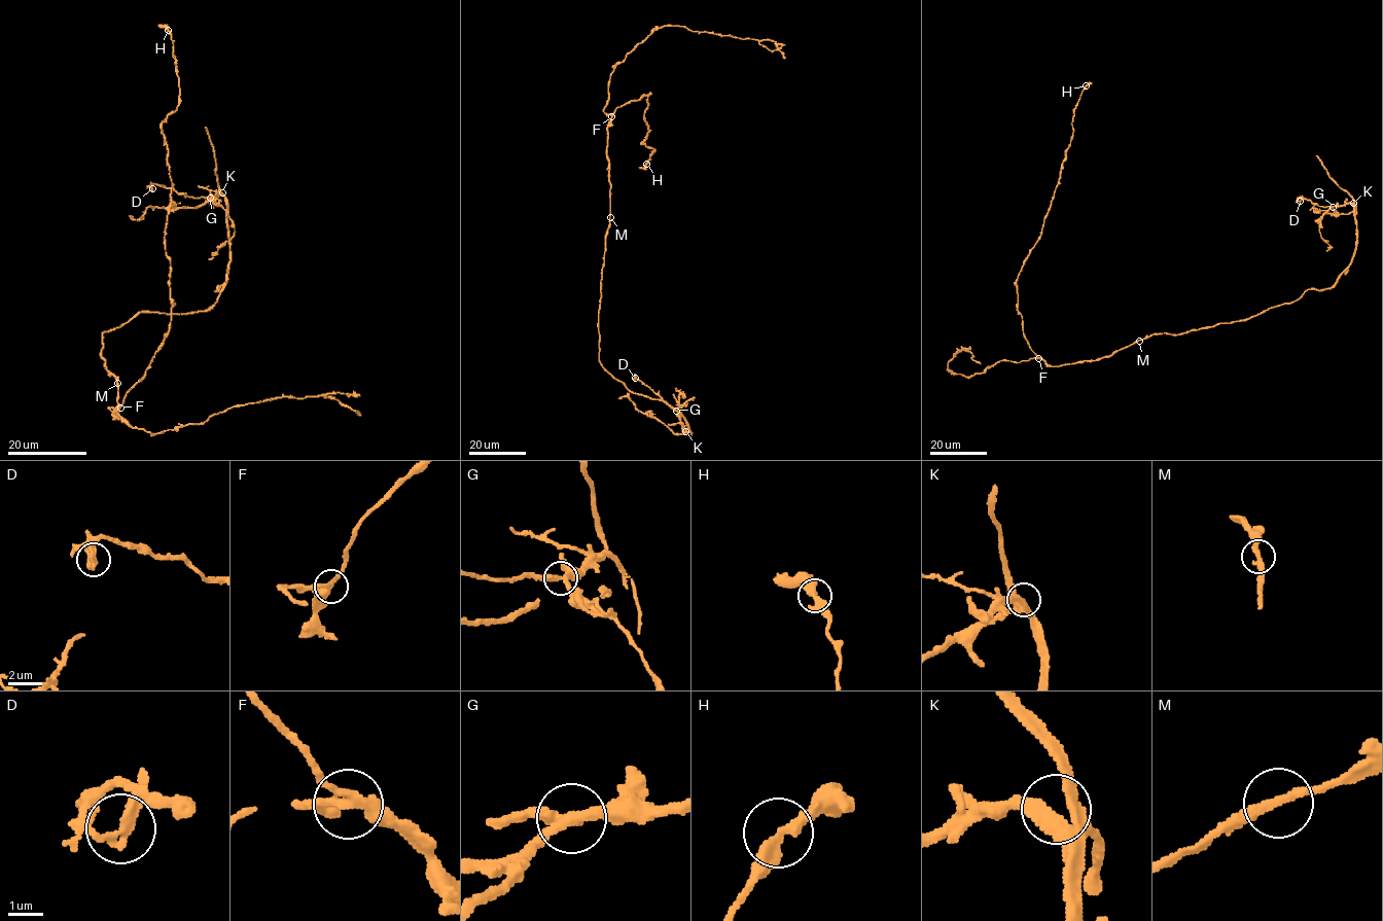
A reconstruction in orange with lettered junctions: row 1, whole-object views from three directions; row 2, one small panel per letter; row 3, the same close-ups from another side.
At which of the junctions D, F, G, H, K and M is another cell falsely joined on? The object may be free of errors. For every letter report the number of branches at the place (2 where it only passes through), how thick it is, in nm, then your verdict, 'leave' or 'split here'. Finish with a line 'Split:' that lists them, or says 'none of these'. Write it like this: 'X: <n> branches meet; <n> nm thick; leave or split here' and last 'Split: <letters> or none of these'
D: 2 branches meet; 320 nm thick; leave
F: 3 branches meet; 280 nm thick; leave
G: 3 branches meet; 280 nm thick; leave
H: 2 branches meet; 400 nm thick; leave
K: 3 branches meet; 280 nm thick; leave
M: 2 branches meet; 280 nm thick; leave
Split: none of these

